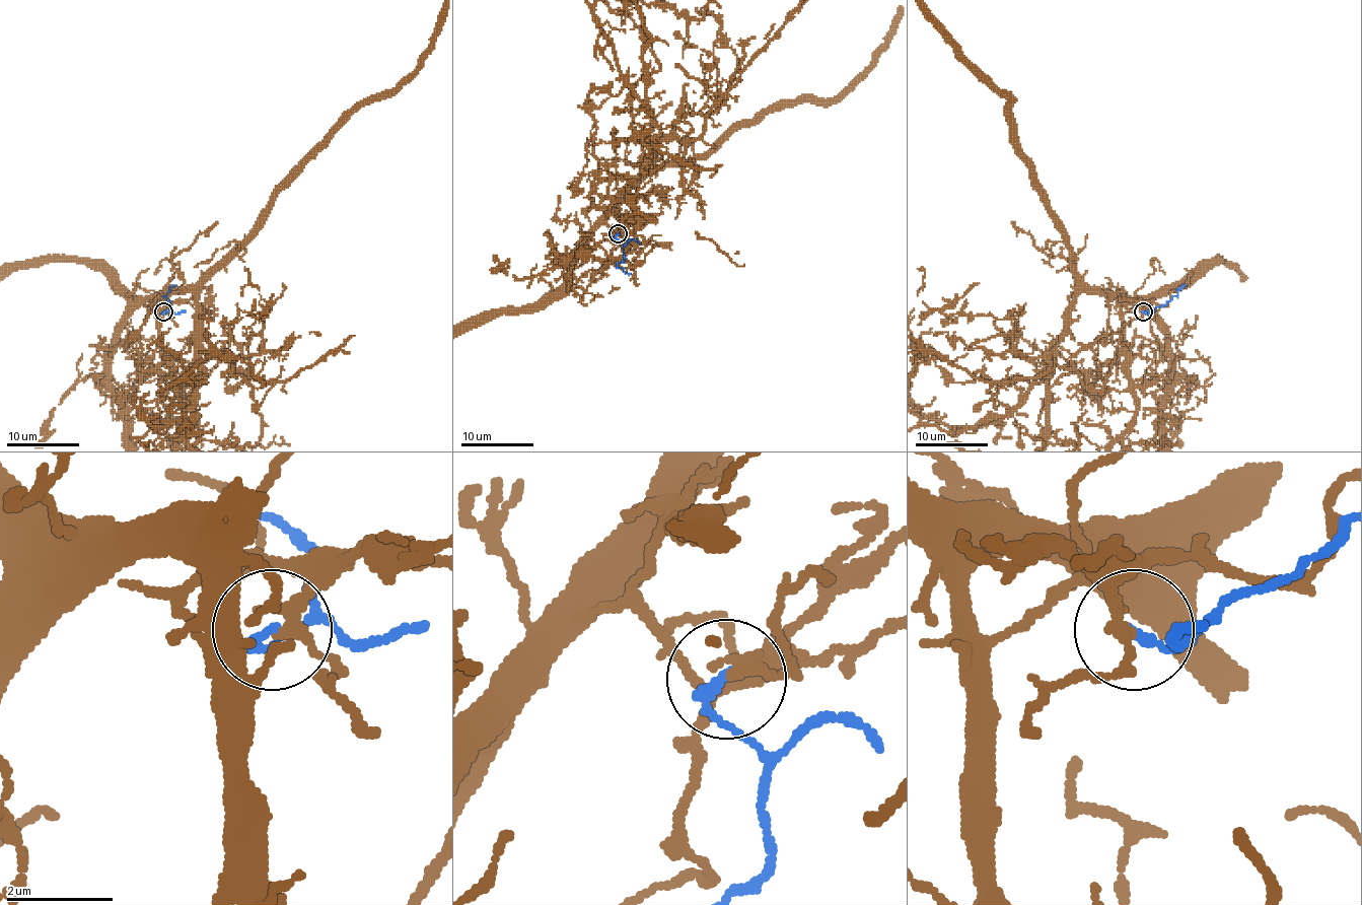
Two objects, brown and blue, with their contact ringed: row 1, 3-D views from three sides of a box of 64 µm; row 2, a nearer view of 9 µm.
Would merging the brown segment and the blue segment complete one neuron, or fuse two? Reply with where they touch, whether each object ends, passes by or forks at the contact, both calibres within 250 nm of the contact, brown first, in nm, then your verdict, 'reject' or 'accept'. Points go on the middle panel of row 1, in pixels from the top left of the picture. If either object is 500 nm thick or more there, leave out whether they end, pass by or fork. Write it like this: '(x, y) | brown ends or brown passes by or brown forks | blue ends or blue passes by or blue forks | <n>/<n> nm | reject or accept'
(618, 233) | brown passes by | blue ends | 220/180 nm | accept

